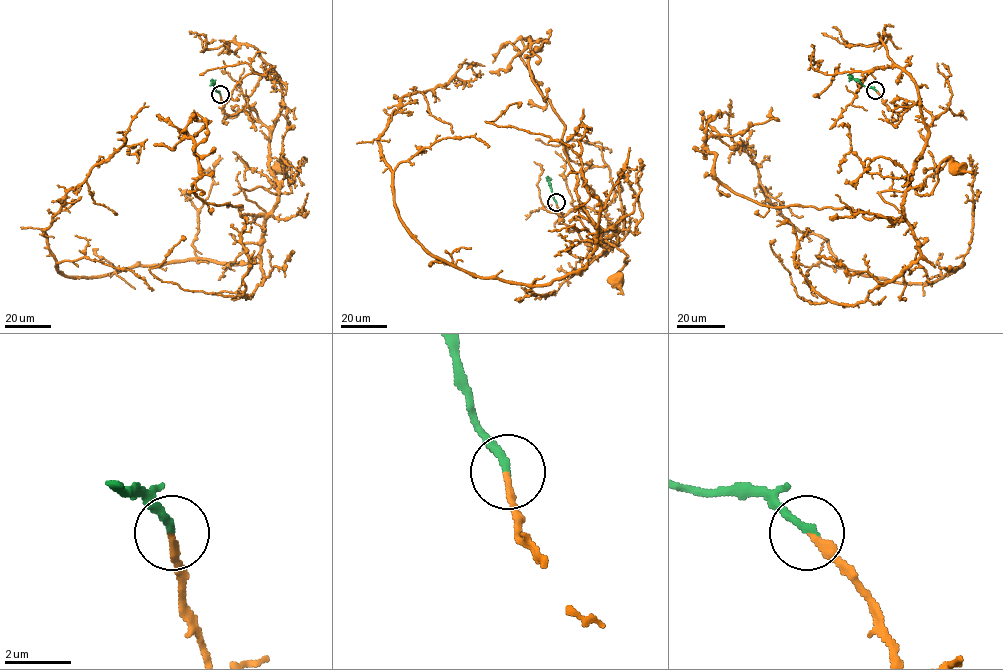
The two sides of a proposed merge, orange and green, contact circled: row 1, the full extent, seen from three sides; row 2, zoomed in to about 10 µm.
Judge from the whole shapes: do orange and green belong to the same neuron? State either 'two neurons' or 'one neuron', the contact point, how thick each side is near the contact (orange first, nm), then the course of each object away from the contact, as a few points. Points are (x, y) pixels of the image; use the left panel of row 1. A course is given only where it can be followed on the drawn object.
one neuron | (220, 94) | 200/240 nm | orange via (220, 94), (227, 115), (253, 107), (269, 131), (266, 213), (242, 190), (289, 193), (280, 169) | green via (220, 94), (211, 79)

